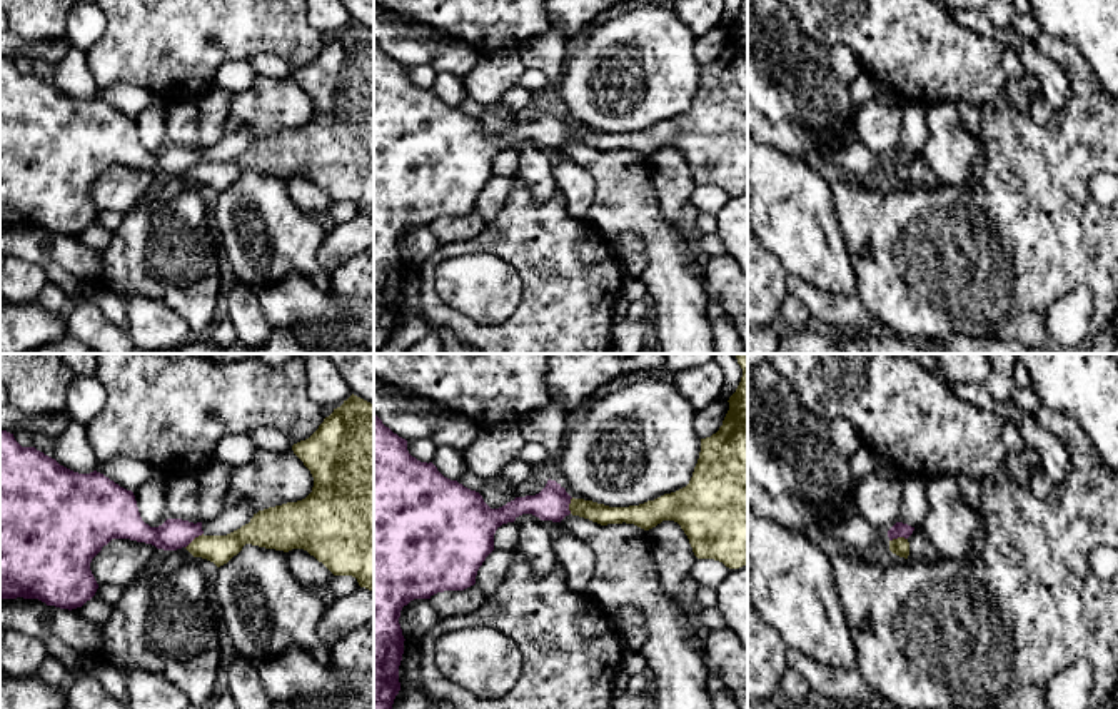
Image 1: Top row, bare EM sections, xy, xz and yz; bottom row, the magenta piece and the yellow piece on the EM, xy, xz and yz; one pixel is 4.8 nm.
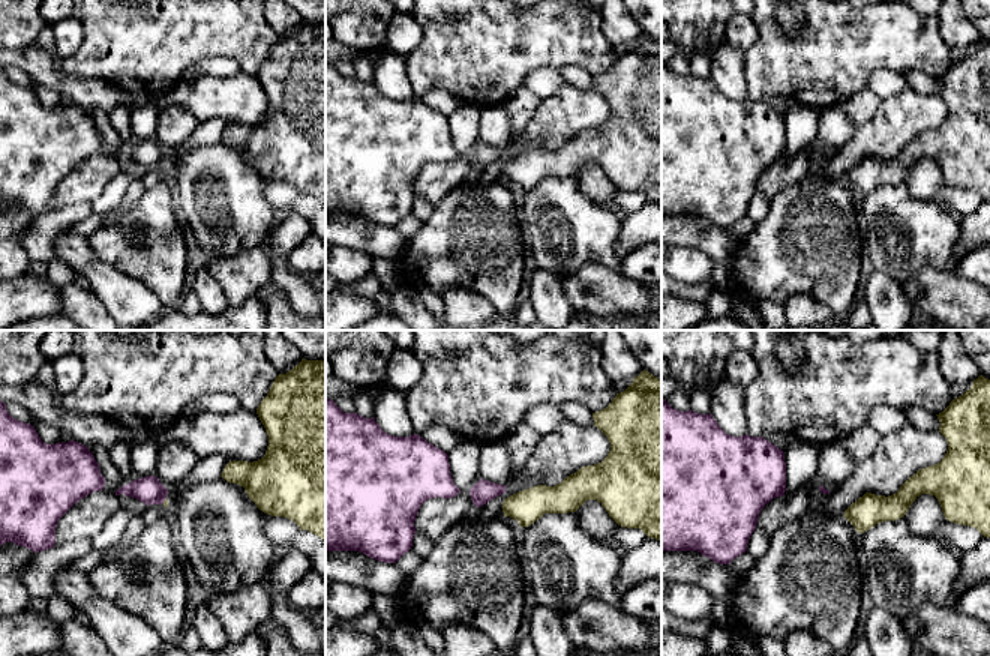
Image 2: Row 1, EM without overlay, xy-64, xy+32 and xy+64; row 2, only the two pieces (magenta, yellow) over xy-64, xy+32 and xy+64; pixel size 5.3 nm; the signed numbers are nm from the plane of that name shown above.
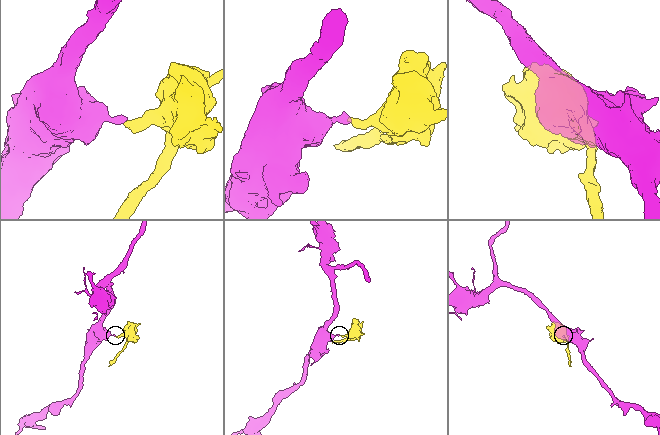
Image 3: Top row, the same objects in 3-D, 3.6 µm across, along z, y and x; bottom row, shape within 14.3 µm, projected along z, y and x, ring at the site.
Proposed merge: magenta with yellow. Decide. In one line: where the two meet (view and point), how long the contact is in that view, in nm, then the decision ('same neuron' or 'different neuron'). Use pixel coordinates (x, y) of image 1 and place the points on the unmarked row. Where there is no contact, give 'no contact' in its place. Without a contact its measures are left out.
xy (194, 164) | 120 nm | different neuron

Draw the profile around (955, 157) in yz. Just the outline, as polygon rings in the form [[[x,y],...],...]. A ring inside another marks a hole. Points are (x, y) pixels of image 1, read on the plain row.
[[[954,98],[924,107],[929,137],[919,152],[939,184],[964,192],[980,185],[983,157],[978,140],[963,127]]]

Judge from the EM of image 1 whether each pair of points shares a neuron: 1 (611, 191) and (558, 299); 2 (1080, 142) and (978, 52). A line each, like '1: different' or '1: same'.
1: different
2: same

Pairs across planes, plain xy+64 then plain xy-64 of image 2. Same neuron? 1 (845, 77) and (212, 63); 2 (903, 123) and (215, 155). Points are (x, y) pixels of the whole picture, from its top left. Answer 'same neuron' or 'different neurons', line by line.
1: different neurons
2: different neurons

